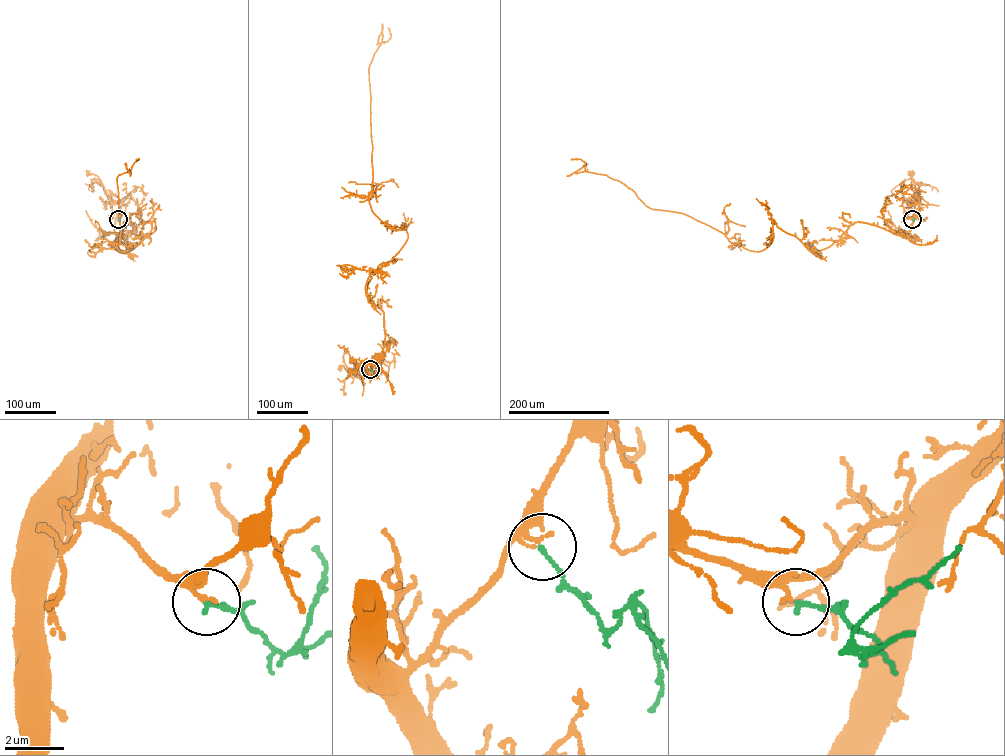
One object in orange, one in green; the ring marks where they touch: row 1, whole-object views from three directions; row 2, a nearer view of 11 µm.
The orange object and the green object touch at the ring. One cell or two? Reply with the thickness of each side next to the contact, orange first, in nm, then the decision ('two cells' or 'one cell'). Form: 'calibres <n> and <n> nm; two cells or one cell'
calibres 140 and 160 nm; one cell

